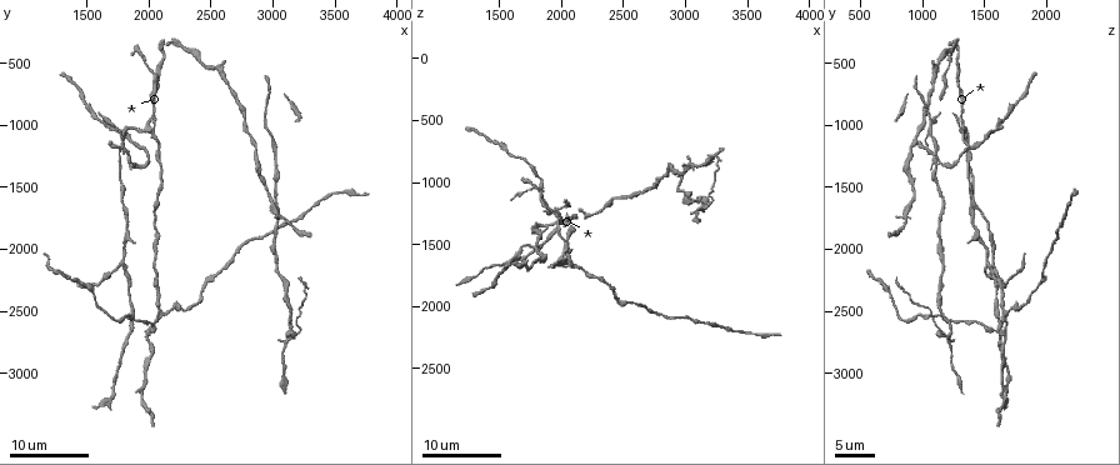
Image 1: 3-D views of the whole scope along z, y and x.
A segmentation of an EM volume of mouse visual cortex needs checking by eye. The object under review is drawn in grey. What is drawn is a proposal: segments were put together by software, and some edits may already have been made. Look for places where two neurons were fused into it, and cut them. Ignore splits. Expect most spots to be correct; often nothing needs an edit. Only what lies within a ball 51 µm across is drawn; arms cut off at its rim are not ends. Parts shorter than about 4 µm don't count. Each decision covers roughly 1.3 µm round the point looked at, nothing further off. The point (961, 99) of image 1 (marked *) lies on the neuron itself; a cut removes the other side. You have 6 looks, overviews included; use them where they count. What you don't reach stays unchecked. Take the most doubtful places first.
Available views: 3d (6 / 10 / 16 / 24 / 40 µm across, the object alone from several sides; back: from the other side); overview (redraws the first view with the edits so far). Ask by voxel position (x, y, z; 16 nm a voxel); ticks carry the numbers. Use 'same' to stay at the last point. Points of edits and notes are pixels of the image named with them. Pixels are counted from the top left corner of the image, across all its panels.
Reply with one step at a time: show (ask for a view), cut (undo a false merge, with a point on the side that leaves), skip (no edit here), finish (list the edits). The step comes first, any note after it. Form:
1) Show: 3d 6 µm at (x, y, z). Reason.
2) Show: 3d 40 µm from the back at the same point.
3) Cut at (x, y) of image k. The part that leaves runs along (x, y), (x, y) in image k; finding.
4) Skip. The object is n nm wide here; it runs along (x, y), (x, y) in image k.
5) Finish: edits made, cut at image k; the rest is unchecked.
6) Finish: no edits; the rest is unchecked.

Show: 3d 16 µm at (2100, 2540, 1680). Small branch off a trunk.

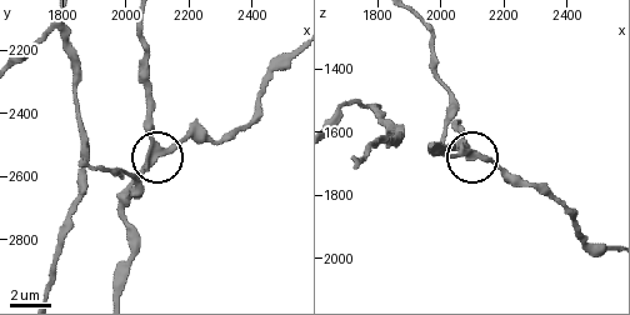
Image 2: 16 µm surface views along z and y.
Show: 3d 6 µm at (2110, 2520, 1670).

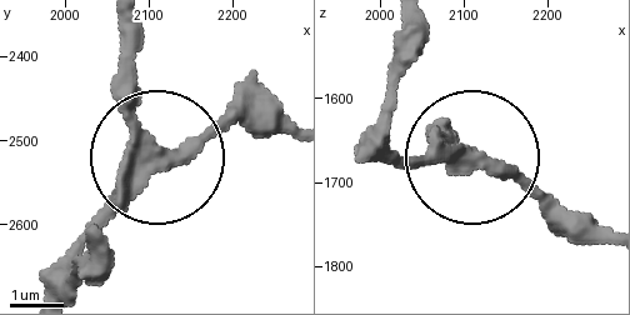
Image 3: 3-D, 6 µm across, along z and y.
Show: 3d 6 µm from the back at (2110, 2520, 1675).

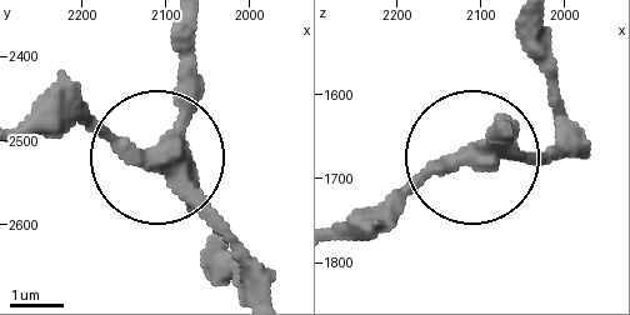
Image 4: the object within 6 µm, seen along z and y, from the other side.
Skip. It runs along (184, 33), (170, 168), (274, 270) in image 4; one neuron here.

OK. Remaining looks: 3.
Show: 3d 16 µm at (1980, 1040, 1340). Looks like a crossing.

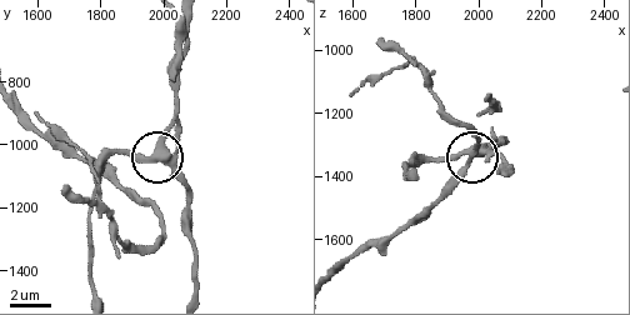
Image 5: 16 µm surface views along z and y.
Show: 3d 6 µm at (1990, 1040, 1330). Zoom in.

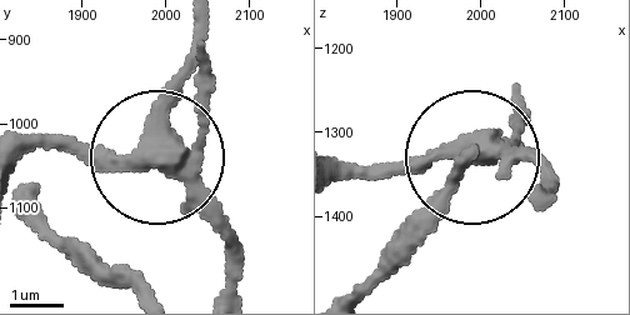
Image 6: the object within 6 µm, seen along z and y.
Show: 3d 6 µm from the back at (2000, 1050, 1325).

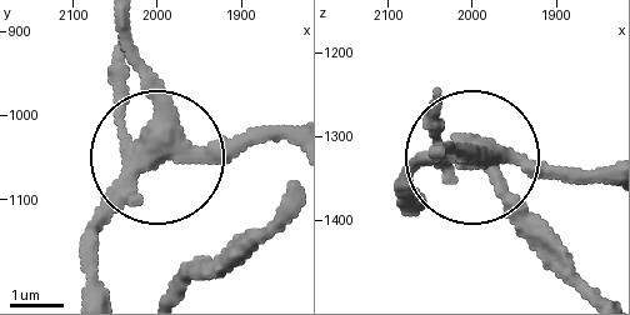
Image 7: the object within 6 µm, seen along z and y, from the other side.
Skip. 4 arms meet here; it runs along (434, 151), (608, 165) in image 7; all the same neuron.

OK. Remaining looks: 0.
Finish: no edits; the rest is unchecked.

